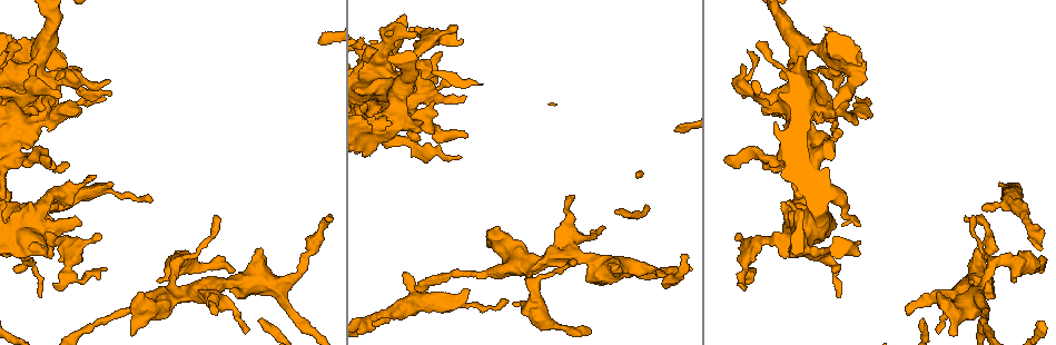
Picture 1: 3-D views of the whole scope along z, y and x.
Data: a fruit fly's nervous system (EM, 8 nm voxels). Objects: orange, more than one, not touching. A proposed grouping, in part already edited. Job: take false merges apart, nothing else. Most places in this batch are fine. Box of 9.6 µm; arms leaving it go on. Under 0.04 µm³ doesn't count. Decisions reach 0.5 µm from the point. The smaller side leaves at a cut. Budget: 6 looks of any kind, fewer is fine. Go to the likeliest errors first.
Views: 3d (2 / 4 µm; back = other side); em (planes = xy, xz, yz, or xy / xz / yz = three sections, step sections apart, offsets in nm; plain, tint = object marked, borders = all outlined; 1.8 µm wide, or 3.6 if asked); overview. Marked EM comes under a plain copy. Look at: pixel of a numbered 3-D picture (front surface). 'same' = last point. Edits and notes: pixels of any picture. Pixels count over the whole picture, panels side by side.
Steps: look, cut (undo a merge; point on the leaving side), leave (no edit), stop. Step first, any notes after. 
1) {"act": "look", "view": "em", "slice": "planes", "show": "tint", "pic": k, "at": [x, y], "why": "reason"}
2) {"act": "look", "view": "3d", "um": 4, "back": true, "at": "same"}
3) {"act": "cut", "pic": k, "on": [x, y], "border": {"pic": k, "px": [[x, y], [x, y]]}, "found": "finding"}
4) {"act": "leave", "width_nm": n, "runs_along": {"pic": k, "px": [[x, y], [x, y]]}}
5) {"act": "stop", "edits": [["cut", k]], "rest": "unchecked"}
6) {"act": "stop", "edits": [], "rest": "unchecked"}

{"act": "look", "view": "em", "slice": "xz", "step": 16, "show": "tint", "pic": 1, "at": [215, 288], "why": "abrupt turn"}

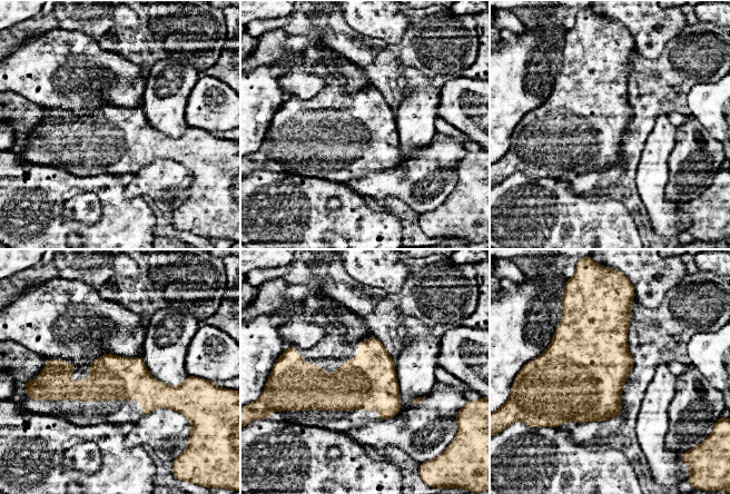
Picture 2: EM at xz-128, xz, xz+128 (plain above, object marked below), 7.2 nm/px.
{"act": "look", "view": "em", "slice": "xy", "step": 16, "show": "tint", "at": "same"}

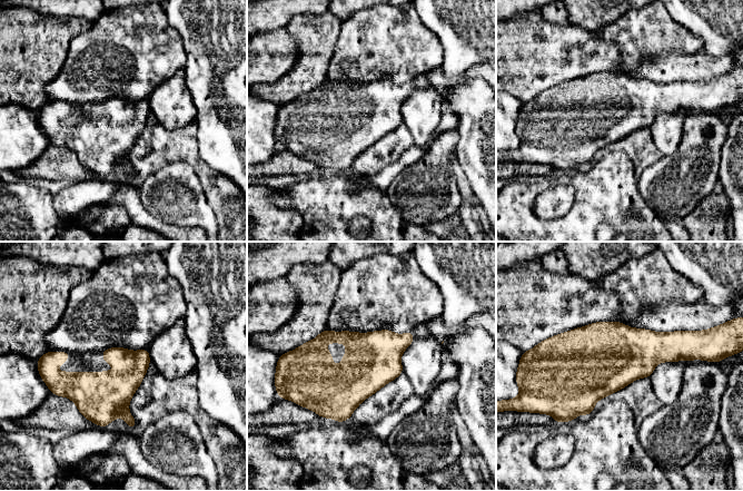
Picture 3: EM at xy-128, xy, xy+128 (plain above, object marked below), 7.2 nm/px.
{"act": "leave", "width_nm": 260, "found": "continuous, no second cell"}

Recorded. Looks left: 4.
{"act": "look", "view": "em", "slice": "xz", "step": 4, "show": "tint", "pic": 1, "at": [800, 51]}

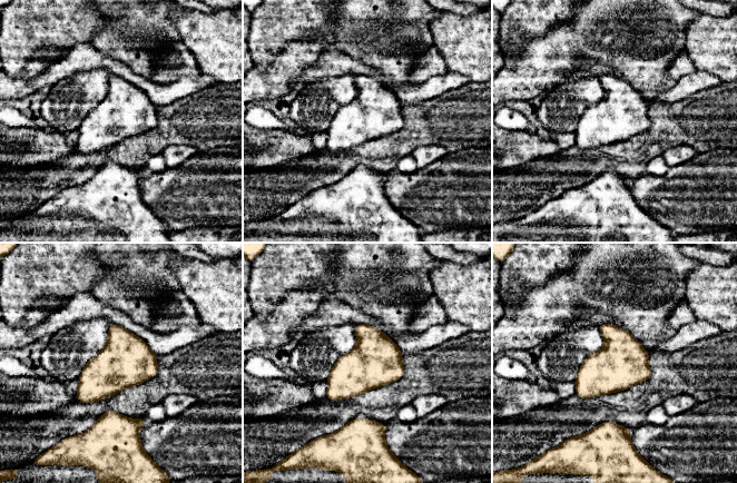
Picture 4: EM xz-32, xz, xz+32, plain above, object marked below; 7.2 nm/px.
{"act": "look", "view": "em", "slice": "planes", "show": "borders", "at": "same", "why": "another direction"}

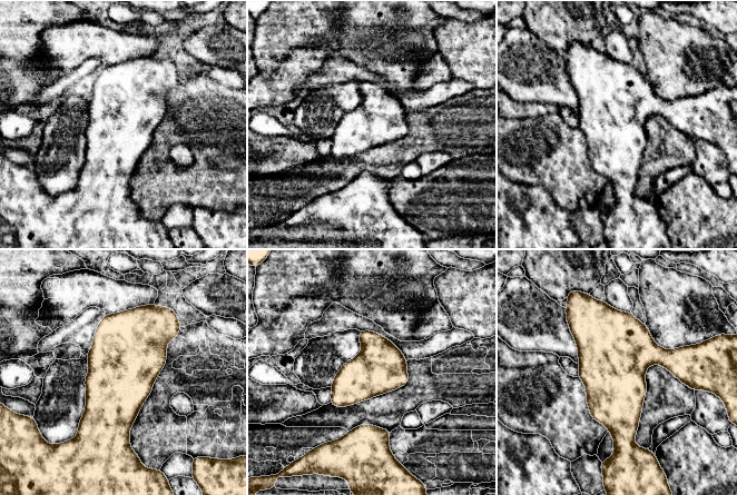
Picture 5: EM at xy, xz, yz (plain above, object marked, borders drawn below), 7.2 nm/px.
{"act": "leave", "width_nm": 360, "found": "continuous, no second cell"}

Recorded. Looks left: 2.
{"act": "stop", "edits": [], "rest": "unchecked"}

